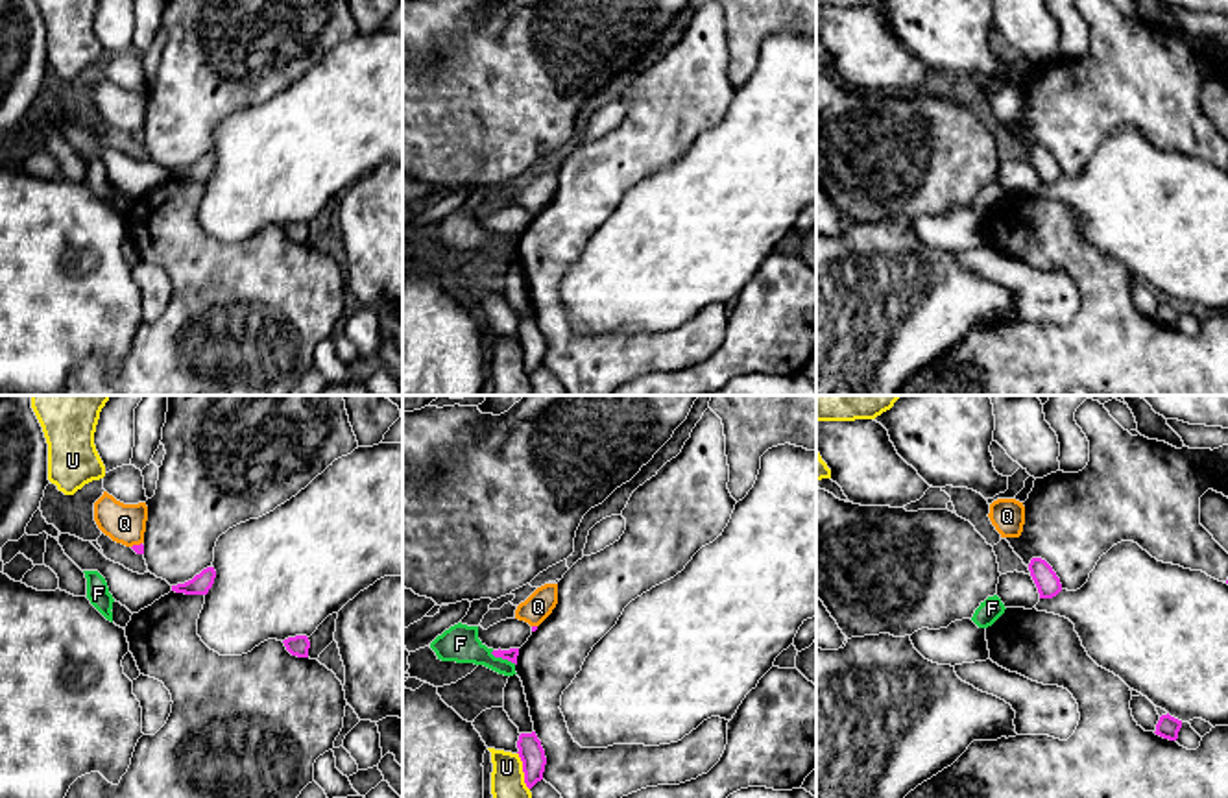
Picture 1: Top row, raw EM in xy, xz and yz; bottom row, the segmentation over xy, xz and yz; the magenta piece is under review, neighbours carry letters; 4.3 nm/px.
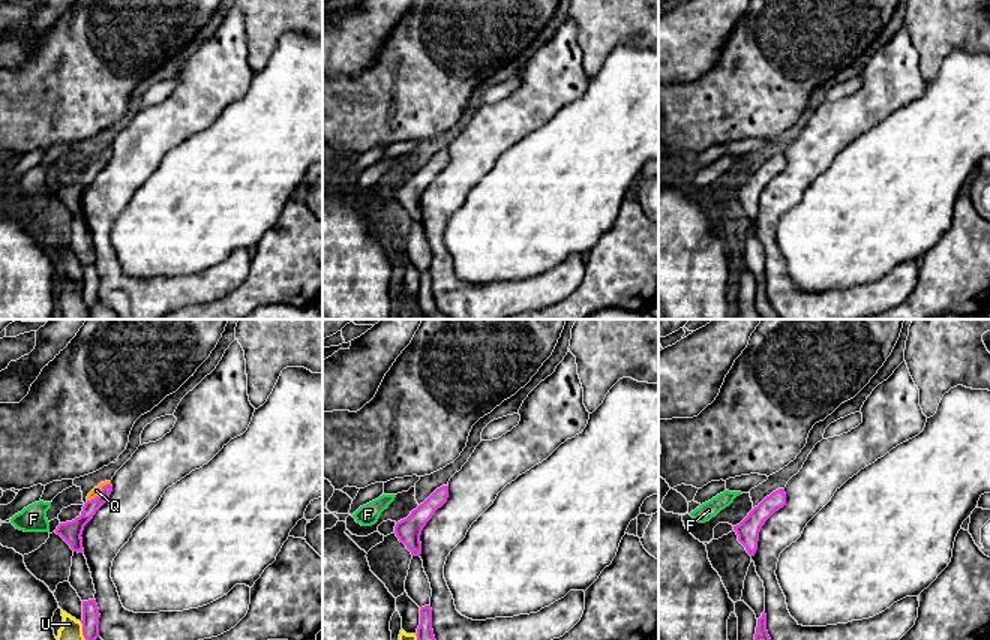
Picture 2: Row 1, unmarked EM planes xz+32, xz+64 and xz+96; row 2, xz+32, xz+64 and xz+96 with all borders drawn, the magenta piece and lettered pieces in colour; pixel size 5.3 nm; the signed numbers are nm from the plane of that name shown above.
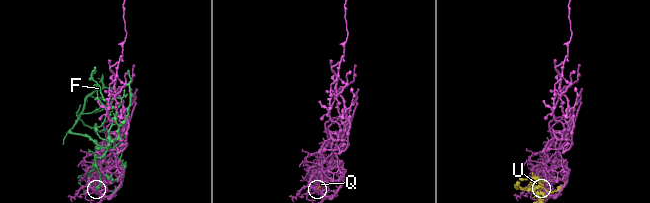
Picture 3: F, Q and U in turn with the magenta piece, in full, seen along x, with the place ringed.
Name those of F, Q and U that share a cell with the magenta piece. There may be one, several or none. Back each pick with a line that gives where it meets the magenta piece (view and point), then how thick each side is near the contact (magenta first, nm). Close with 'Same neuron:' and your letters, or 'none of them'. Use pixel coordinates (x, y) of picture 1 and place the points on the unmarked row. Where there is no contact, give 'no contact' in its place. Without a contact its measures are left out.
Same neuron: none of them

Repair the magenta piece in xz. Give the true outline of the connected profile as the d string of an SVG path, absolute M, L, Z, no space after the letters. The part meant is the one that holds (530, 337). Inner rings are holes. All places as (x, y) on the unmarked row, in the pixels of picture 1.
M536 318L521 320L517 327L519 344L523 347L524 369L532 375L537 368L543 366L547 344L537 325Z

